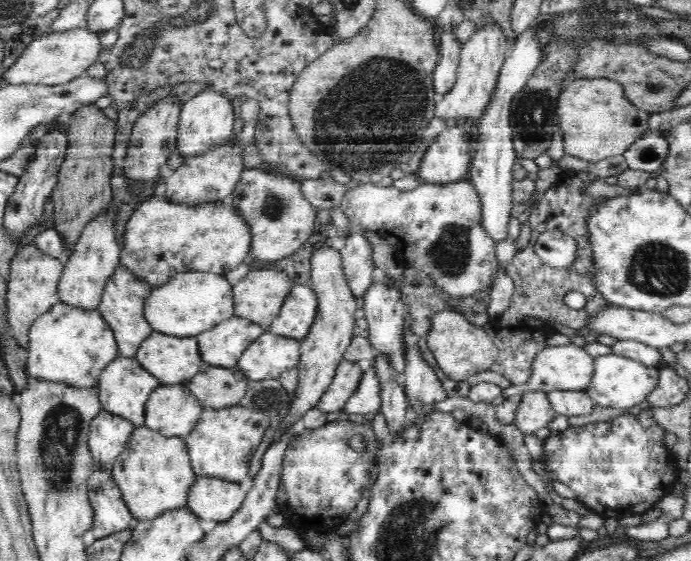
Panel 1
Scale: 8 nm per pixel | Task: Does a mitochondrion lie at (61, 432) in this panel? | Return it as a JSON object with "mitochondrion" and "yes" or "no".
{"mitochondrion":"yes"}

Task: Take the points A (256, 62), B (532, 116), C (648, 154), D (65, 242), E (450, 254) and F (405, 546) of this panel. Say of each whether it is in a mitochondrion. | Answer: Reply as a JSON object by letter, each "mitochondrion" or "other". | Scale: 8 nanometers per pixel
{"A":"other","B":"mitochondrion","C":"mitochondrion","D":"other","E":"mitochondrion","F":"mitochondrion"}

